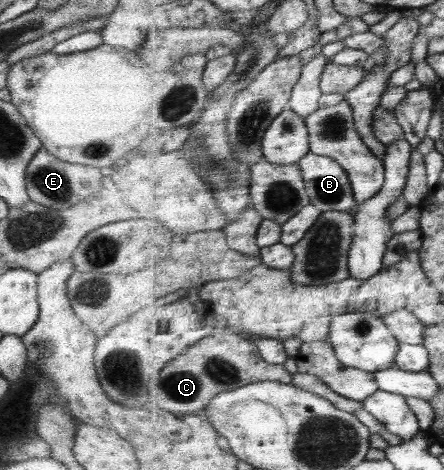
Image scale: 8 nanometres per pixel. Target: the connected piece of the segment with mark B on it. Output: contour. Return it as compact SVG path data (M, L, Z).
M310 152L299 164L311 204L325 212L357 210L359 202L350 174L336 158Z

